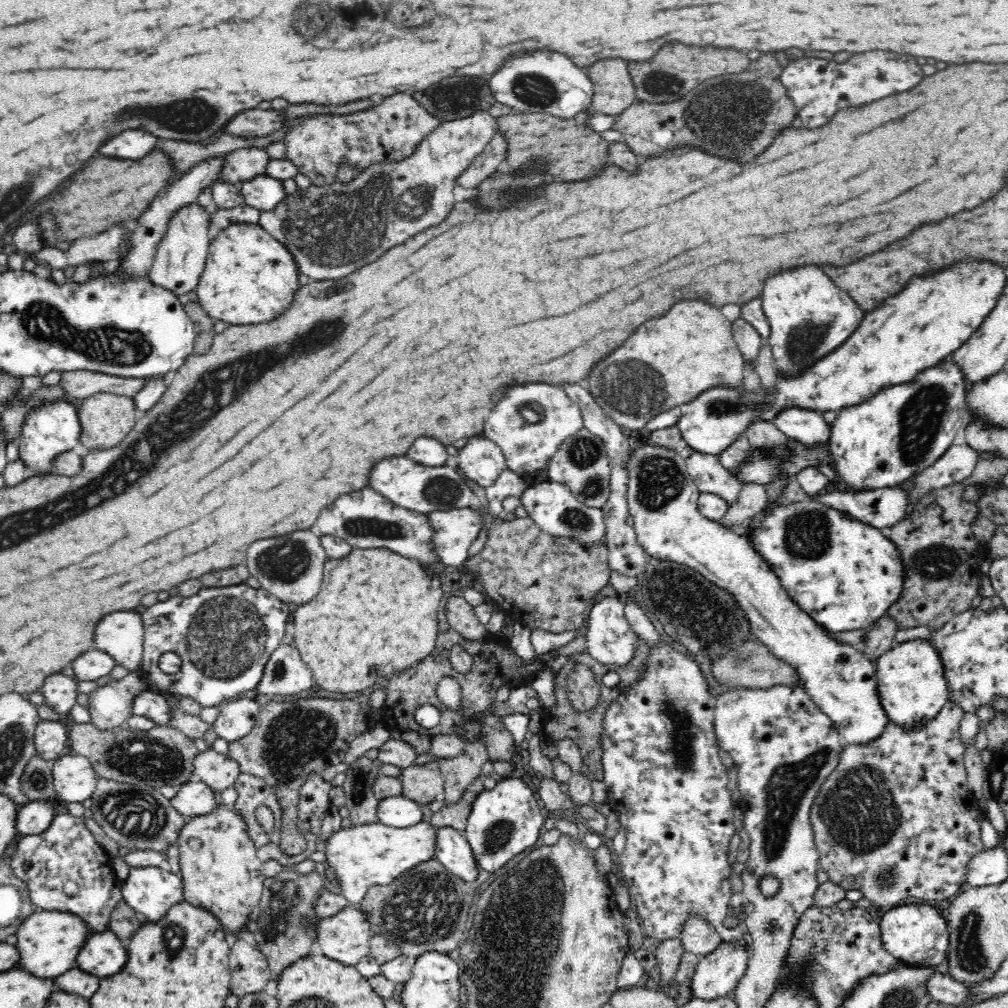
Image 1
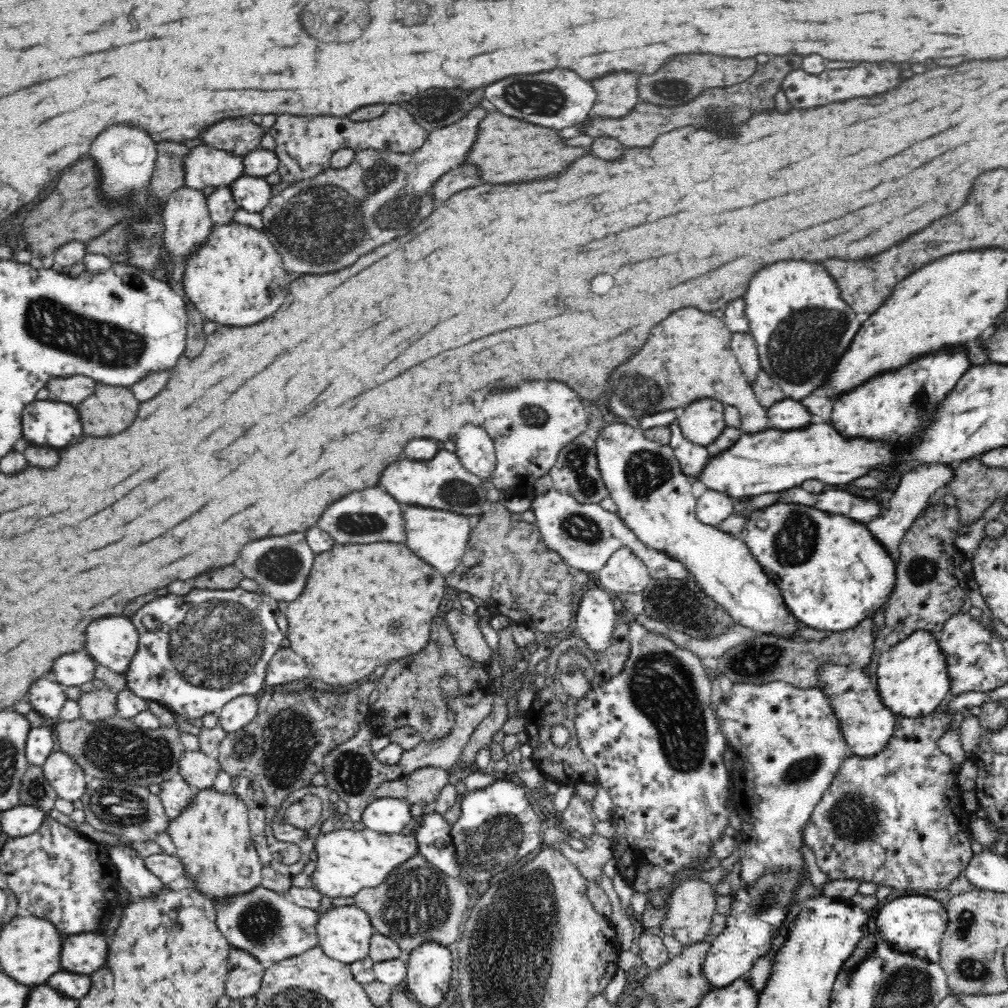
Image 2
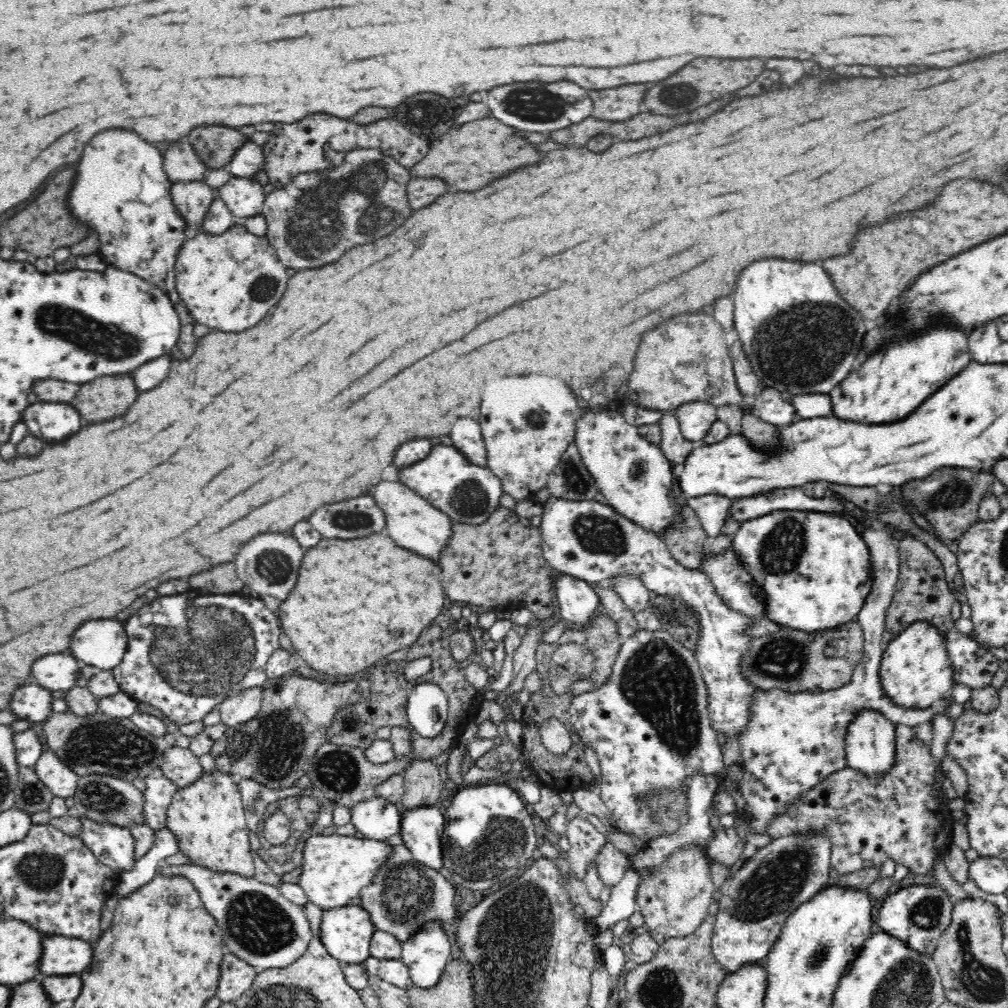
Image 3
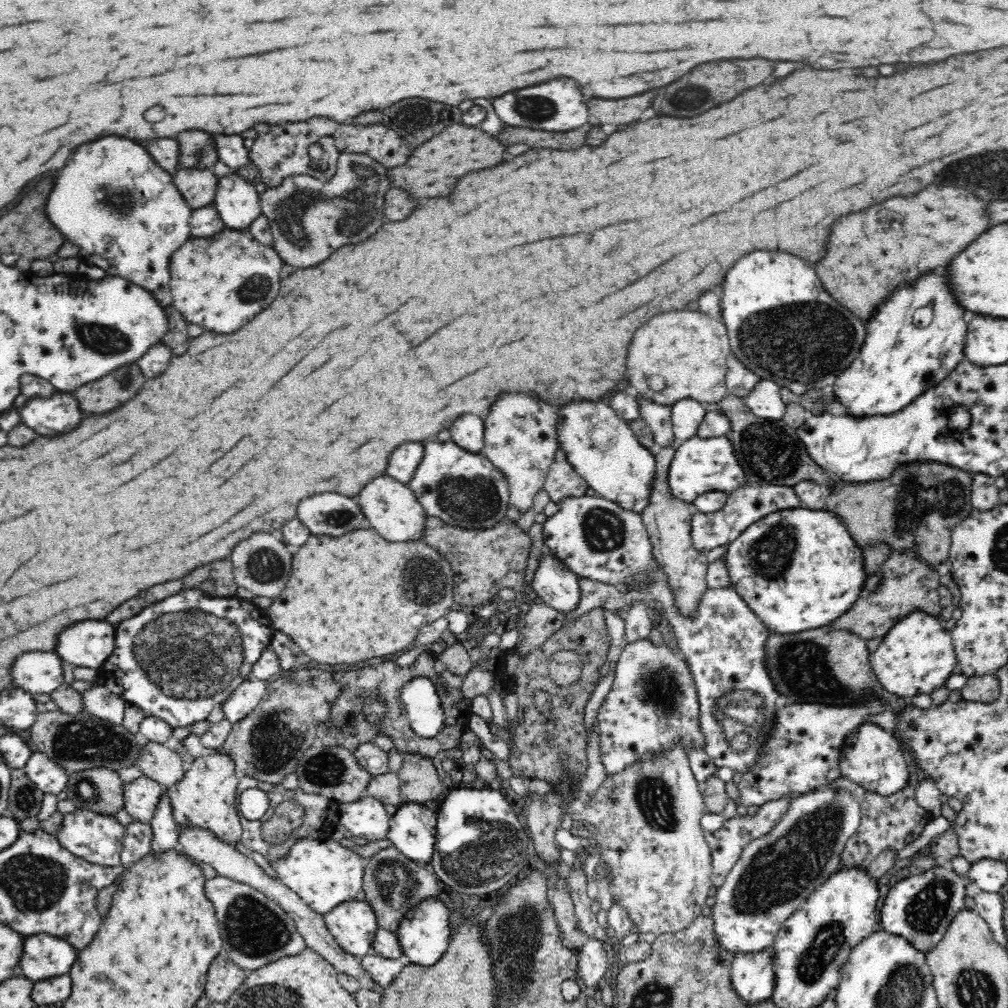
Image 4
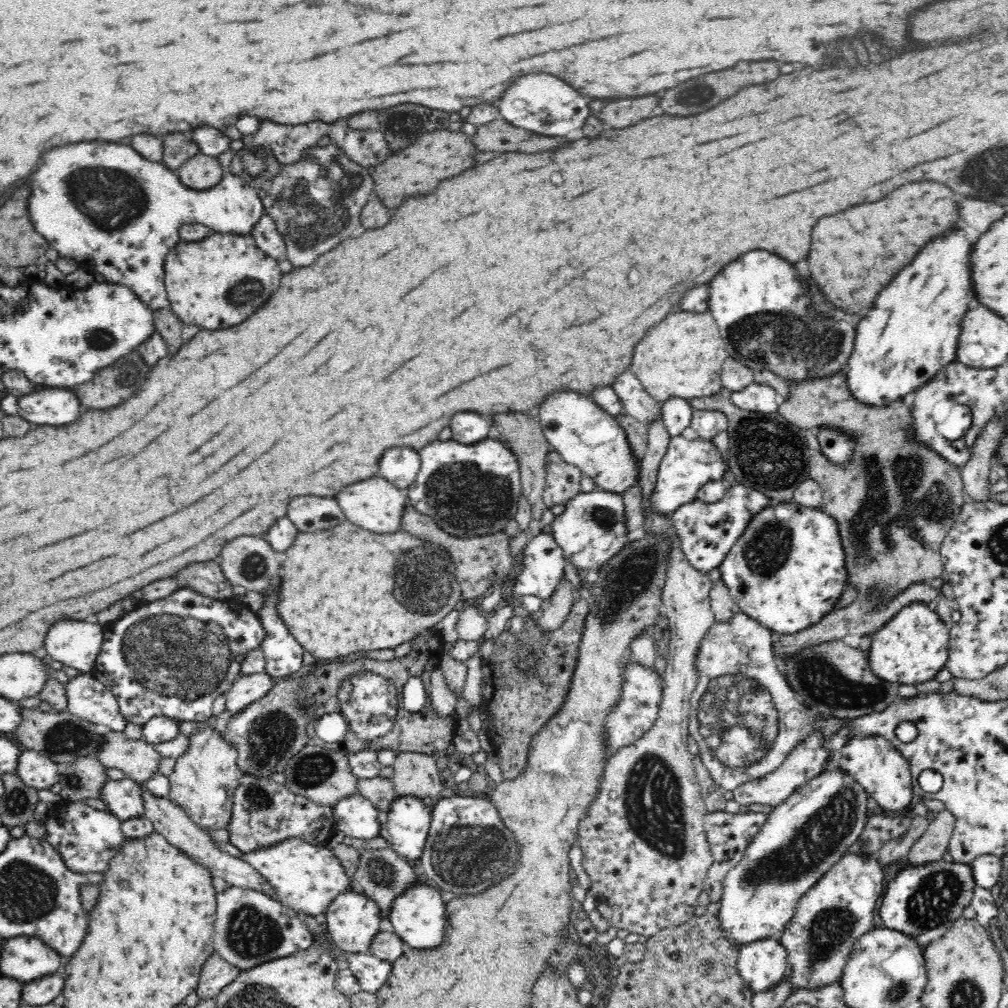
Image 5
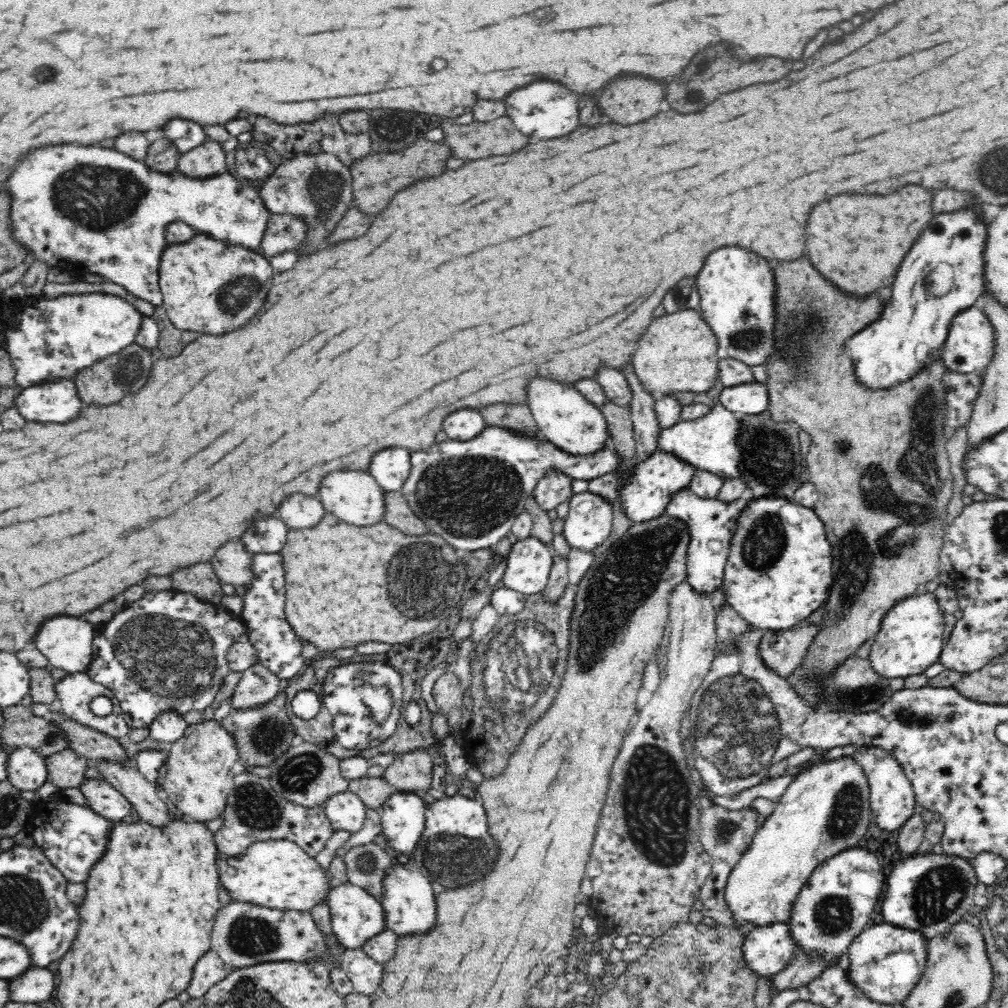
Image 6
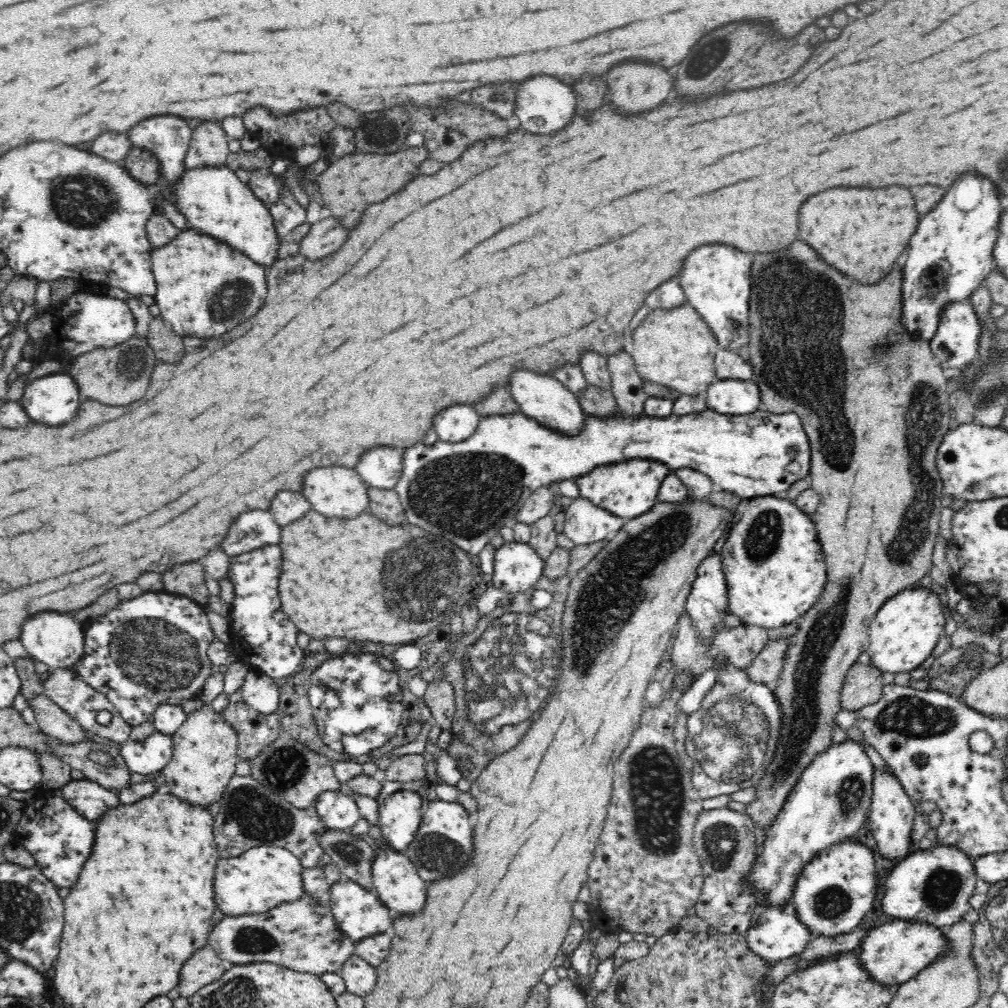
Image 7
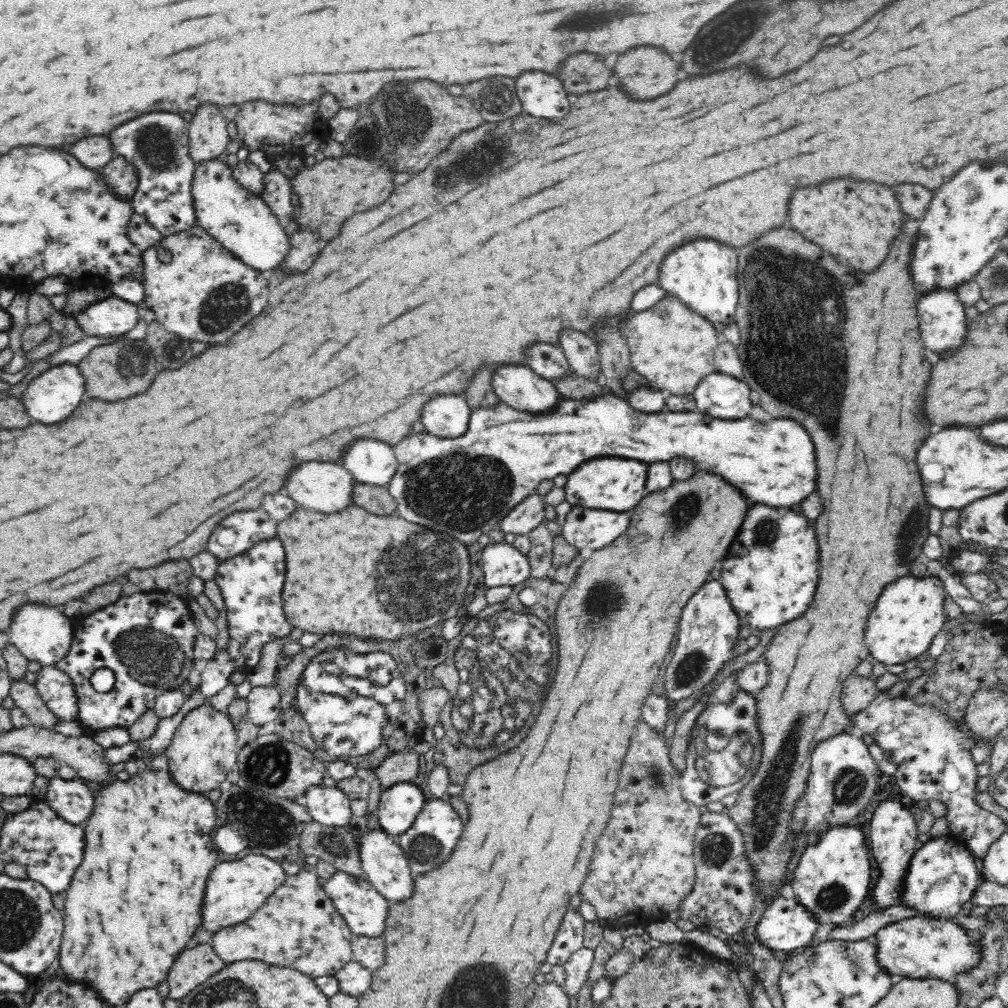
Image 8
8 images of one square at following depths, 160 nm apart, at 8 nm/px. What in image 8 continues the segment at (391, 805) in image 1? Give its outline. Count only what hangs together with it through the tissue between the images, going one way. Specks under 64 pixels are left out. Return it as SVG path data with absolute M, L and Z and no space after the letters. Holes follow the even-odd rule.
M315 784L304 792L304 806L313 821L324 826L355 828L350 799L338 787Z

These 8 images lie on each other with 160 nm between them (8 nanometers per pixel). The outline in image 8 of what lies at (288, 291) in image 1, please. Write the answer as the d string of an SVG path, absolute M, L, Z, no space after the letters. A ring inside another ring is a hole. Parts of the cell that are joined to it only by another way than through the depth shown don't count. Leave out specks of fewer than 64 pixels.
M194 226L164 237L142 254L145 303L168 332L186 340L224 344L268 302L268 280L220 248L208 231Z

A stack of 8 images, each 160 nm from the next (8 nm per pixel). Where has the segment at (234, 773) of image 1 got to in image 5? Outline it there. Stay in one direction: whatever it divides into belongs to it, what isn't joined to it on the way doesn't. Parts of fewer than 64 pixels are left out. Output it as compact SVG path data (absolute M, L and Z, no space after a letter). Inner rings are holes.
M106 729L95 757L108 768L118 768L130 779L144 784L154 773L158 773L158 762L162 758L151 743L132 740L112 729Z

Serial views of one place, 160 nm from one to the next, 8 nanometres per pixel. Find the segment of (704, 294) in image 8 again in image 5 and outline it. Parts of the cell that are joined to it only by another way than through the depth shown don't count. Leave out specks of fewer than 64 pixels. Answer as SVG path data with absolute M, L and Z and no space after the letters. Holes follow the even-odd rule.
M754 250L726 264L710 282L708 308L714 316L728 357L754 372L770 370L788 382L847 374L855 328L844 320L826 320L806 306L811 294L798 282L792 264L776 254Z

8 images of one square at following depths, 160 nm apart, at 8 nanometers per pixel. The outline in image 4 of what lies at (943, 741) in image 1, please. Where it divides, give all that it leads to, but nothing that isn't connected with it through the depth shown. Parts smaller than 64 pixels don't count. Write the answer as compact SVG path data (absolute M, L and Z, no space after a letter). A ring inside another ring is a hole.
M900 742L900 748L904 751L904 758L908 762L909 776L908 784L896 794L890 796L882 796L877 792L866 790L863 786L856 784L854 781L844 776L838 776L836 780L830 782L830 787L848 789L852 796L858 801L861 810L862 821L860 822L858 831L845 844L845 850L841 855L842 868L864 868L867 867L880 855L884 850L894 850L898 852L904 847L917 840L924 830L924 827L934 819L934 815L922 809L915 799L915 792L921 782L921 774L915 766L913 754L905 745ZM790 792L790 794L782 796L780 800L772 800L763 804L755 814L743 816L737 814L734 818L730 818L730 820L725 819L720 830L706 833L707 842L712 850L712 887L718 889L724 884L726 875L732 871L736 862L740 859L744 848L747 848L748 844L756 839L766 836L768 832L772 832L772 828L775 828L776 824L780 822L780 817L788 810L790 801L798 795L801 795L801 793Z

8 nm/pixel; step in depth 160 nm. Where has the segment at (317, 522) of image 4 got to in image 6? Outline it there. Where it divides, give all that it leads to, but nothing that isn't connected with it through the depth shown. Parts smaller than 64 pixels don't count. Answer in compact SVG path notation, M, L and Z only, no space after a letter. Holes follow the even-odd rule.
M290 494L278 508L280 518L289 528L316 526L316 522L320 522L320 518L324 516L324 512L326 510L316 498L304 494Z

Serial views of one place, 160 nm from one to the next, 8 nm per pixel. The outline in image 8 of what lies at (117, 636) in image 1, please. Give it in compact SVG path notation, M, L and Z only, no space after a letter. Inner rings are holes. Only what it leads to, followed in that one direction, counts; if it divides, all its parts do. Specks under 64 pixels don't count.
M24 604L12 616L12 628L8 632L12 643L28 660L36 660L40 664L55 665L70 650L74 636L73 619L64 616L58 608L42 606L42 604Z

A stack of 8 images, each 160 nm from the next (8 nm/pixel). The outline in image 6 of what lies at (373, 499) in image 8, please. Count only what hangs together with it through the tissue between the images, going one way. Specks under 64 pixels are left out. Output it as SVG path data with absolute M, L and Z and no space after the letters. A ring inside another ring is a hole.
M402 491L383 494L385 511L383 520L394 528L412 536L428 533L427 526L418 518L404 498Z

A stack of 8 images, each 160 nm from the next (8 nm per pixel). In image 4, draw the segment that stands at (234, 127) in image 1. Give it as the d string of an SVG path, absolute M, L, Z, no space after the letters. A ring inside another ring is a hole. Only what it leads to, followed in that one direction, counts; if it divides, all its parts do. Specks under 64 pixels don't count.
M188 130L176 136L179 150L179 164L182 168L197 168L213 170L219 160L219 154L214 146L214 140L208 132Z

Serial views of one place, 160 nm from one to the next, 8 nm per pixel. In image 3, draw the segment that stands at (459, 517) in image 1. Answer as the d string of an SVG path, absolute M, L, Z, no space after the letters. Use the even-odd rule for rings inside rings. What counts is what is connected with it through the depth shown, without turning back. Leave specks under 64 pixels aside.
M382 480L374 486L373 499L385 516L385 528L388 536L402 548L412 550L424 558L438 562L442 549L452 534L454 522L441 510L434 508L424 497L412 491L400 482Z

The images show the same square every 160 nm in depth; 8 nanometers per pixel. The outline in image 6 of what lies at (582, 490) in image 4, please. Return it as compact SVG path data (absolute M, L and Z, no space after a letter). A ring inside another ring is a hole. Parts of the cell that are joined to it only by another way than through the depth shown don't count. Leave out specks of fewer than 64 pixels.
M550 470L533 490L535 501L542 510L554 510L562 502L566 502L574 493L572 482L574 479L566 477L559 470Z

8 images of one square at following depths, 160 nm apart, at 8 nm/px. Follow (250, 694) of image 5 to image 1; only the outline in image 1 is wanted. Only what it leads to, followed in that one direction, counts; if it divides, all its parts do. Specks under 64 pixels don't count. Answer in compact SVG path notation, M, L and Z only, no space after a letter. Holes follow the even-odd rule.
M238 697L220 703L213 729L218 737L228 742L246 736L256 724L260 712L260 699Z

